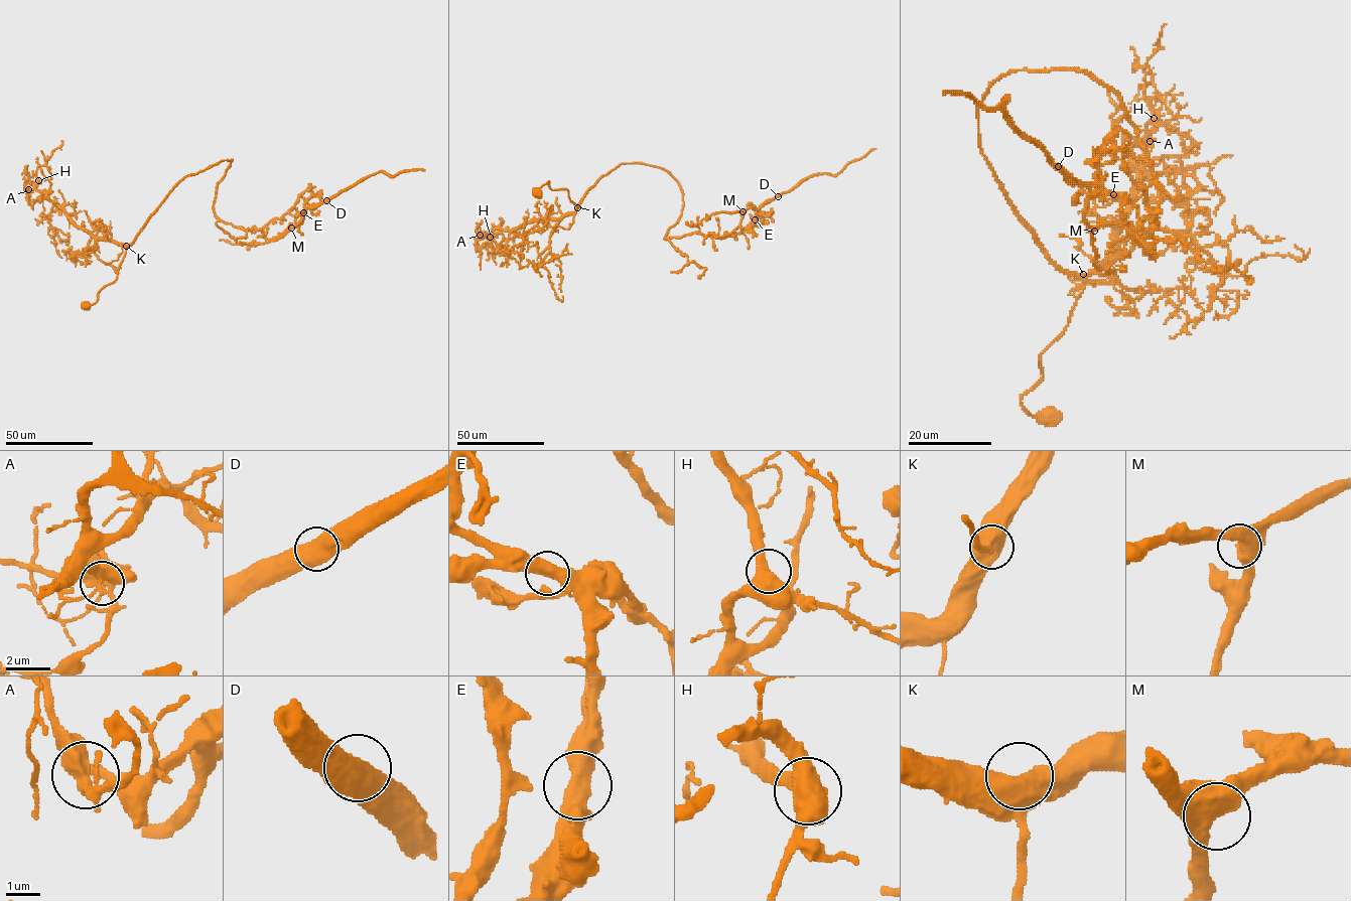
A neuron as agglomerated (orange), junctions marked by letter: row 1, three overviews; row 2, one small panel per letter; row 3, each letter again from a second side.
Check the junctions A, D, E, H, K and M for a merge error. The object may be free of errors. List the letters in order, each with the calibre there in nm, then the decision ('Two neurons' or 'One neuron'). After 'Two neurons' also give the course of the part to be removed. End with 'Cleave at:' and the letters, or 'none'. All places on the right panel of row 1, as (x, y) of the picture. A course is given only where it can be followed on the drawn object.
A: Thickness 480 nm. One neuron
D: Thickness 550 nm. One neuron
E: Thickness 550 nm. Two neurons. Course of the part to remove: (1113, 194), (1080, 183), (1053, 161), (1005, 117), (1005, 98), (993, 108), (984, 108), (970, 96), (942, 93)
H: Thickness 550 nm. One neuron
K: Thickness 600 nm. One neuron
M: Thickness 550 nm. One neuron
Cleave at: E

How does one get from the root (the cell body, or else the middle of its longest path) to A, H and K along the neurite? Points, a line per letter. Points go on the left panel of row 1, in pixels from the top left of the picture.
A: (86, 305), (94, 304), (98, 293), (116, 279), (126, 248), (95, 239), (44, 193), (28, 189)
H: (86, 305), (94, 304), (98, 293), (116, 279), (126, 248), (96, 239), (79, 229), (35, 188), (38, 180)
K: (86, 305), (94, 304), (98, 293), (116, 279), (126, 246)

